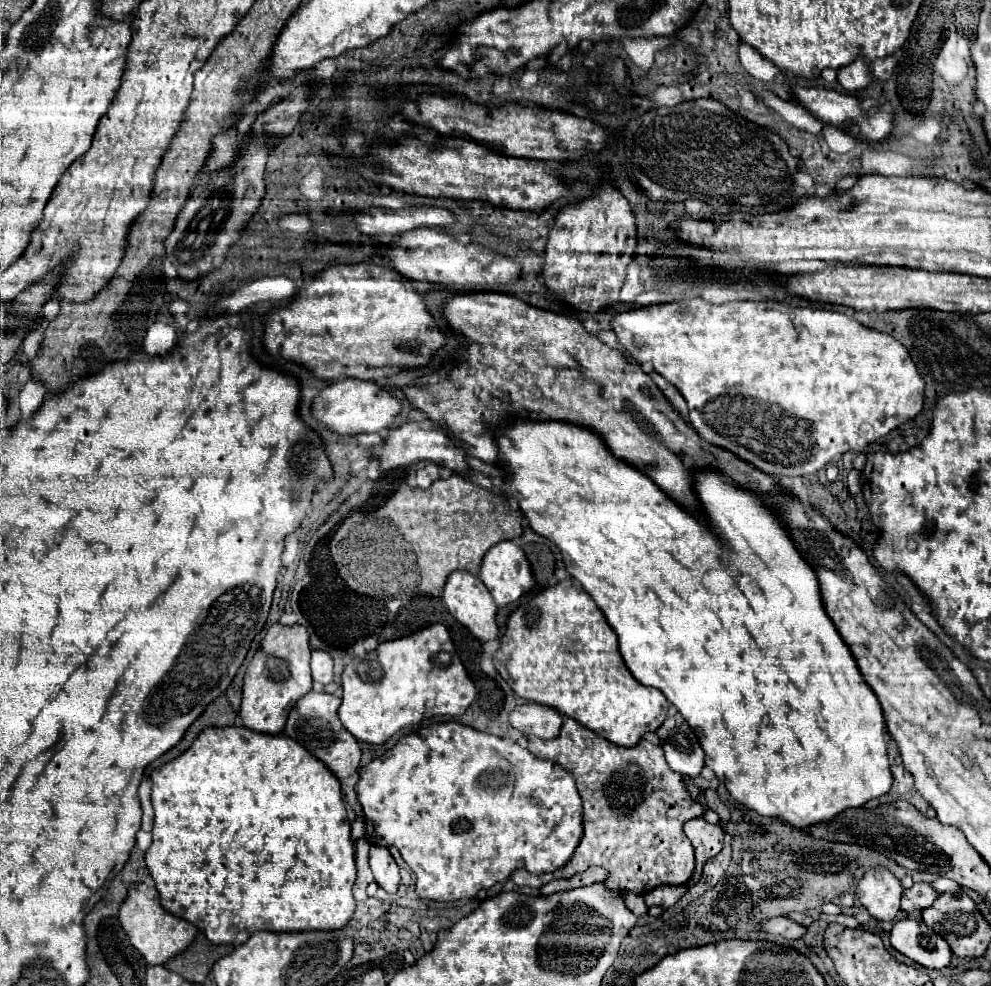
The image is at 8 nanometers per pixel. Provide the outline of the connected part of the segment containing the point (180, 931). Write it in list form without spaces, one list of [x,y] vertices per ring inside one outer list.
[[[142,882],[130,884],[128,896],[120,906],[118,920],[124,928],[124,932],[128,934],[132,946],[146,958],[148,964],[164,964],[166,960],[170,960],[172,956],[182,952],[194,940],[194,936],[198,932],[198,928],[194,924],[166,912],[158,902],[156,888],[150,888]]]

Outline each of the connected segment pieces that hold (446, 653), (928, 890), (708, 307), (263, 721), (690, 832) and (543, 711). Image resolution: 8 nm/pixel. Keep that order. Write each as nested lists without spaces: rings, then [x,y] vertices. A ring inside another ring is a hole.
[[[432,624],[412,636],[382,642],[376,650],[366,652],[364,656],[356,656],[342,672],[342,690],[344,694],[338,710],[340,722],[356,738],[370,744],[384,744],[394,732],[418,724],[424,718],[462,716],[476,698],[476,686],[466,674],[466,668],[462,666],[444,624]]]
[[[916,882],[912,888],[904,890],[902,894],[902,910],[914,912],[924,910],[938,898],[938,892],[928,882]]]
[[[702,298],[696,300],[678,300],[668,304],[654,304],[654,306],[640,306],[630,308],[626,312],[614,314],[610,320],[610,326],[620,342],[620,346],[626,352],[634,354],[634,360],[638,364],[650,362],[658,374],[662,374],[670,384],[674,384],[690,408],[690,424],[694,424],[694,430],[704,438],[710,440],[710,444],[718,448],[726,448],[740,460],[746,460],[748,464],[754,464],[754,468],[768,472],[770,476],[804,476],[814,474],[820,468],[824,468],[834,456],[856,452],[864,454],[866,446],[874,442],[876,438],[886,436],[890,430],[900,426],[902,422],[914,418],[922,410],[924,402],[924,380],[918,376],[916,364],[912,362],[908,350],[894,340],[888,334],[870,330],[856,322],[854,318],[830,310],[820,308],[800,308],[790,306],[784,302],[728,302],[728,304],[708,304]]]
[[[272,624],[258,652],[248,664],[238,716],[242,718],[242,724],[250,730],[258,730],[264,734],[280,734],[284,730],[288,712],[294,708],[296,700],[310,690],[310,644],[306,628],[300,624]]]
[[[694,818],[688,824],[684,824],[684,834],[696,850],[696,870],[694,876],[686,882],[686,888],[692,888],[700,882],[704,864],[720,852],[724,842],[724,830],[718,824],[708,824],[704,818]]]
[[[522,704],[516,706],[510,714],[510,724],[520,730],[524,736],[536,736],[542,740],[552,740],[558,736],[562,728],[562,714],[554,712],[554,708],[546,708],[542,704]]]

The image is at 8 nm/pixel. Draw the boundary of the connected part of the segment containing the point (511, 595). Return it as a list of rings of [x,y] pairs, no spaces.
[[[498,542],[490,552],[486,552],[480,580],[486,584],[498,606],[516,602],[534,586],[530,564],[522,548],[514,542]]]

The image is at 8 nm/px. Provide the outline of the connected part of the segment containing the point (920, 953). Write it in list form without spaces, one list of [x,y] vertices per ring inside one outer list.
[[[904,918],[894,922],[890,930],[890,944],[900,954],[928,970],[942,970],[950,964],[952,952],[946,940],[928,928],[922,920]]]

